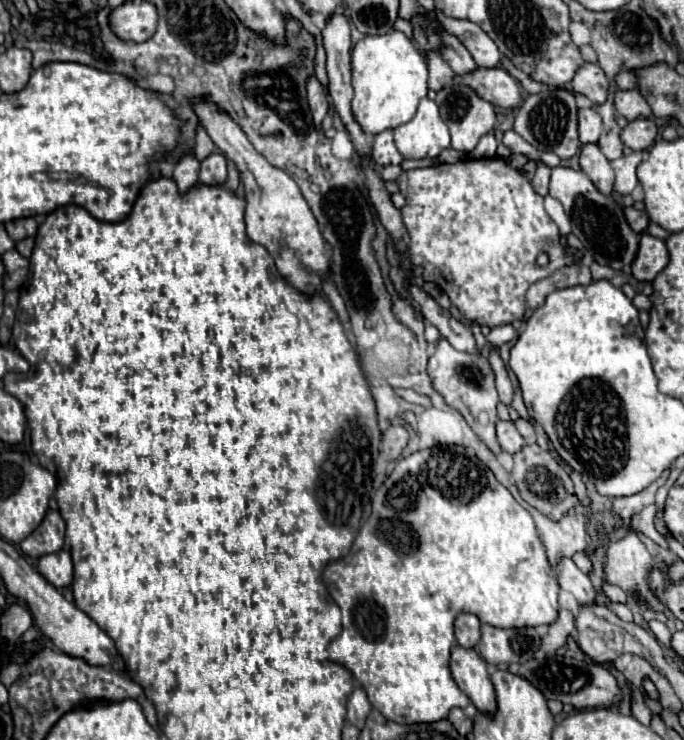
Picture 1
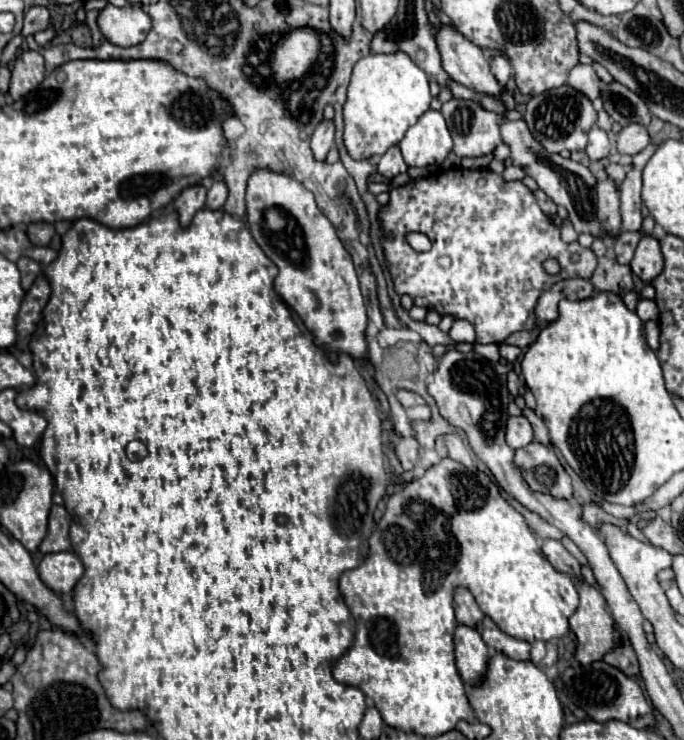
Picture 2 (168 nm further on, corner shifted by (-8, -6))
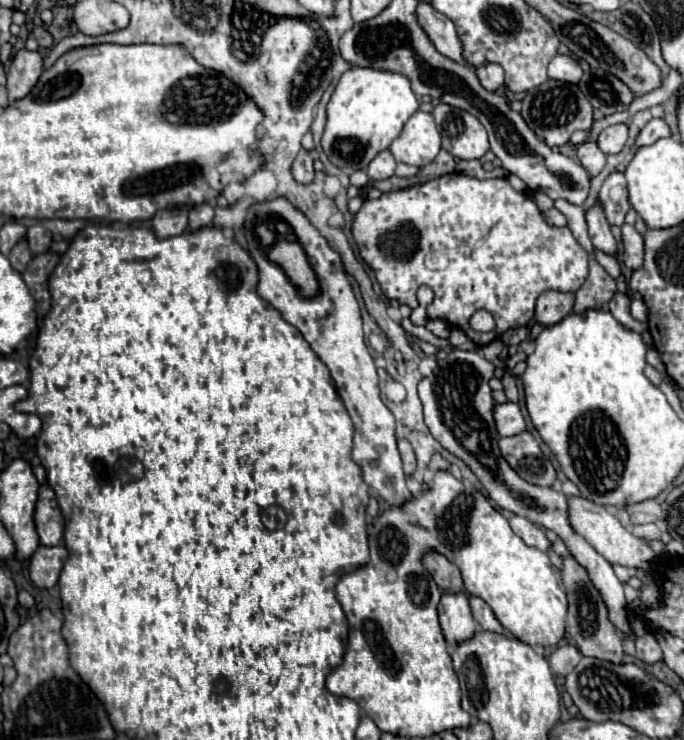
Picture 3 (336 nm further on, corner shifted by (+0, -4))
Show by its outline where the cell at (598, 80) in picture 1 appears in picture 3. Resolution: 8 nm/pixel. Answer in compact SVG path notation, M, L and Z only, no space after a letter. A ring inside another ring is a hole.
M556 55L548 65L548 77L566 83L578 83L582 79L582 69L572 57Z

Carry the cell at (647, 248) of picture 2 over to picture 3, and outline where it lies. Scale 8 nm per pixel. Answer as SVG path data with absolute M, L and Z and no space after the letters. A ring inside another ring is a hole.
M622 225L622 239L624 239L624 255L622 261L628 269L640 269L644 261L644 239L632 225Z

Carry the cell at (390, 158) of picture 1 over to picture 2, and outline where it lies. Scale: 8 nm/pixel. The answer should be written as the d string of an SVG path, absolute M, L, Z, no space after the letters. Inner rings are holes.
M390 147L380 157L380 161L378 161L378 173L384 175L384 177L388 177L388 179L392 179L392 177L396 177L400 173L406 173L406 169L408 167L406 167L406 163L404 163L402 153L400 153L398 147Z

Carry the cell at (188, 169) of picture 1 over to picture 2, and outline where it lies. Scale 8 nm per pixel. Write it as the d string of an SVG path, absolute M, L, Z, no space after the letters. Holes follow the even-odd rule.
M196 185L196 187L188 187L184 189L176 199L174 199L174 211L178 213L178 221L182 227L188 227L192 223L192 217L196 215L196 211L200 211L206 203L206 189L204 185Z

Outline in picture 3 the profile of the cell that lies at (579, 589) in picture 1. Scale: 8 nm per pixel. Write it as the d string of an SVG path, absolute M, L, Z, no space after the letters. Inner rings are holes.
M518 515L510 517L510 525L512 525L512 531L514 531L526 545L536 547L536 549L542 549L542 551L548 551L548 549L552 547L552 543L550 543L548 537L544 535L544 531L542 531L538 525L526 521L524 517L518 517Z

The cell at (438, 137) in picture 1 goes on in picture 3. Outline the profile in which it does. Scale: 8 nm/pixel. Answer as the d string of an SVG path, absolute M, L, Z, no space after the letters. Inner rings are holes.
M416 111L404 125L402 133L392 141L390 151L398 163L424 167L440 151L440 133L430 113Z

